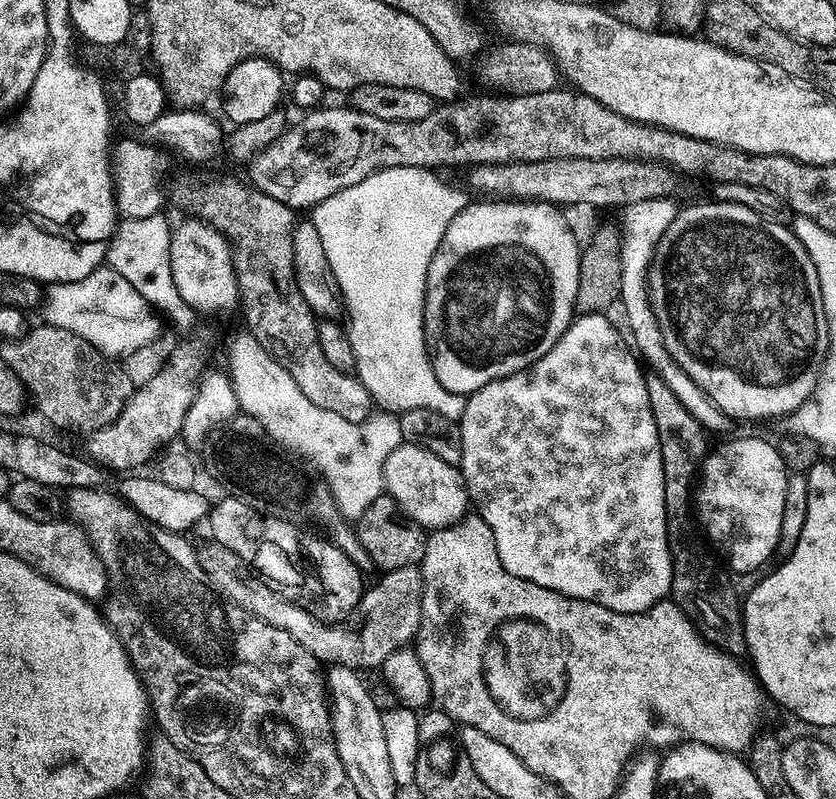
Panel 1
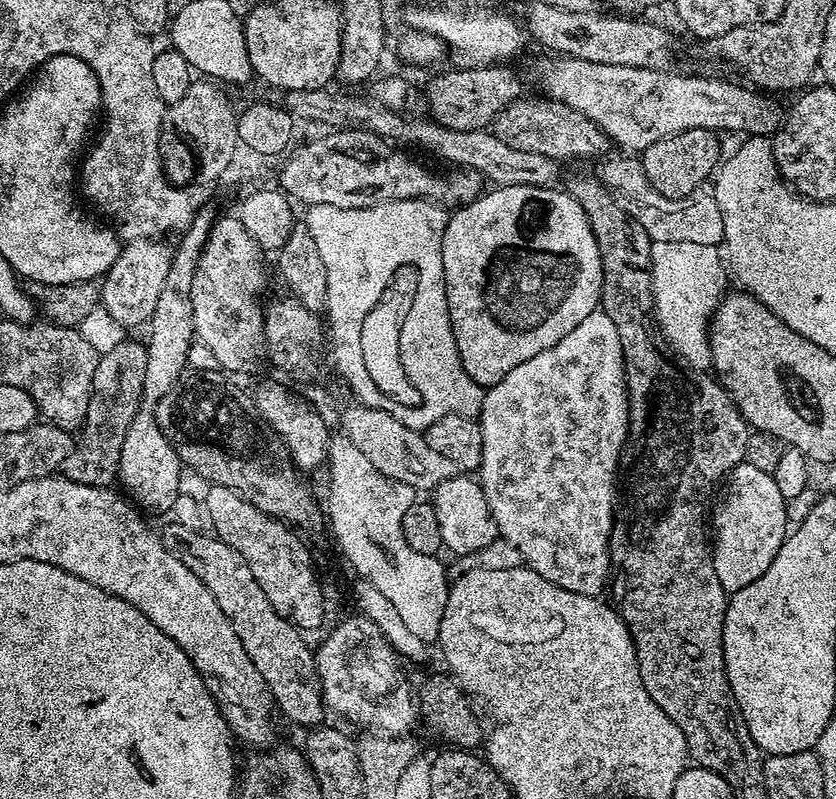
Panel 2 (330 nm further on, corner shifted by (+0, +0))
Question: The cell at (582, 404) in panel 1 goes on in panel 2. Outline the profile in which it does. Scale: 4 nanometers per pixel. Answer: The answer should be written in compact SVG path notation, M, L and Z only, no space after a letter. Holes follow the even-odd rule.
M592 312L550 350L514 366L502 382L484 393L478 423L482 456L480 488L496 531L520 551L525 565L562 590L599 597L605 571L604 536L608 536L608 496L616 448L624 432L624 388L620 388L622 346L607 312Z

